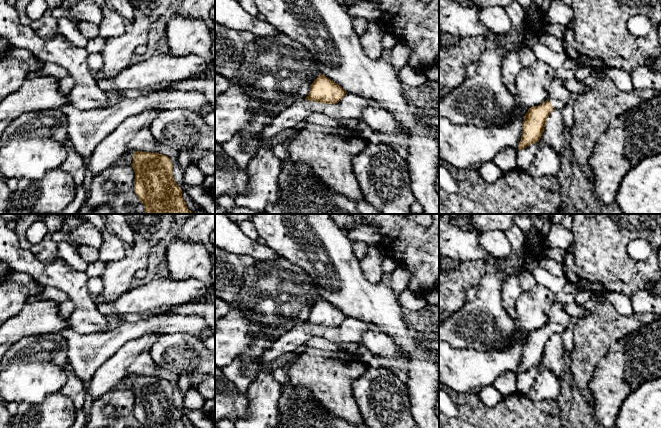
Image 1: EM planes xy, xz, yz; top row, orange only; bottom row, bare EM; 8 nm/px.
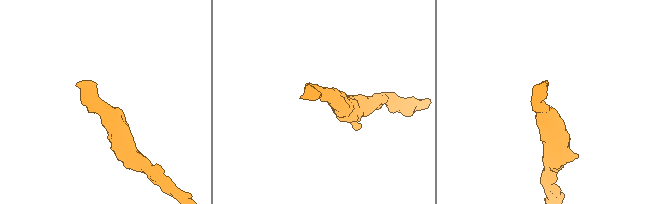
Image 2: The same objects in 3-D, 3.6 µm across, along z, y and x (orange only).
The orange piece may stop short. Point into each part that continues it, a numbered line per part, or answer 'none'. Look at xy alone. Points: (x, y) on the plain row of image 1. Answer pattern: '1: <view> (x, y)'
none

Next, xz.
none

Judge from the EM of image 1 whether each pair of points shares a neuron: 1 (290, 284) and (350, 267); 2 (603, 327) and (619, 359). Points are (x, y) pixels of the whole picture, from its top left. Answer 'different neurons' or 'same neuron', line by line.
1: different neurons
2: different neurons

